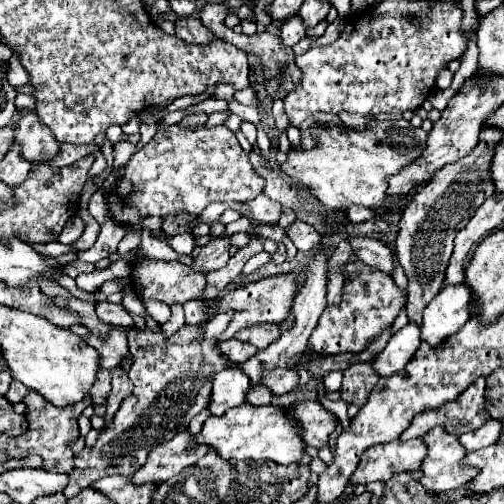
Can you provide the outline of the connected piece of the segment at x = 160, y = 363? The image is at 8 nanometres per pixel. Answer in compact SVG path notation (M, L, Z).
M227 311L205 325L185 325L169 339L163 339L163 331L151 331L149 327L145 331L127 331L129 349L135 357L129 371L129 379L135 385L133 393L123 399L111 423L99 431L95 445L75 455L69 483L63 489L65 497L77 495L105 475L133 475L157 443L165 443L187 429L189 421L209 403L209 379L225 369L227 361L217 351L217 337L227 329L231 317L233 311Z

